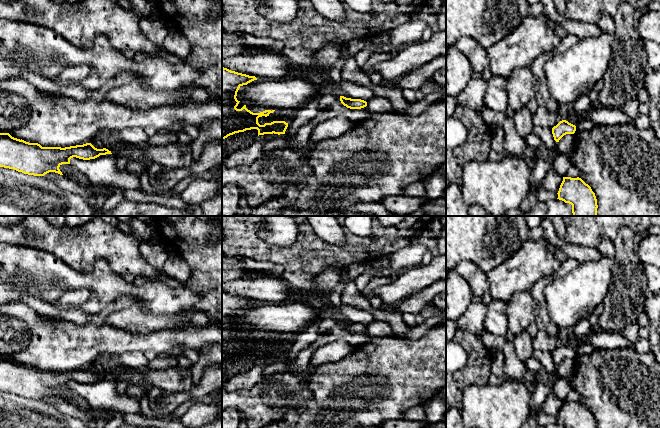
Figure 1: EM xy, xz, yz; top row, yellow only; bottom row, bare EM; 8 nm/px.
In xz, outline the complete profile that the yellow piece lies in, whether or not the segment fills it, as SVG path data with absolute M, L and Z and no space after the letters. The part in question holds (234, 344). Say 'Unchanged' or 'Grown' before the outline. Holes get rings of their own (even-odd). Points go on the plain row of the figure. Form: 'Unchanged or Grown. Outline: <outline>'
Unchanged. Outline: M222 291L222 364L235 357L257 353L258 360L264 358L285 358L288 347L285 345L273 345L260 349L258 342L269 340L275 334L265 334L253 337L244 329L237 333L239 326L236 322L239 312L257 304L255 300L231 295Z

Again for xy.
Unchanged. Outline: M0 357L0 391L14 393L28 399L44 400L49 396L63 399L59 391L70 388L73 381L90 384L100 379L112 378L106 372L97 373L91 367L70 371L42 371Z

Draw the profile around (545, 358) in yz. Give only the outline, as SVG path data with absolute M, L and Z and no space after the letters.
M533 350L533 358L537 359L550 377L558 376L557 366L554 364L552 353L548 351Z

